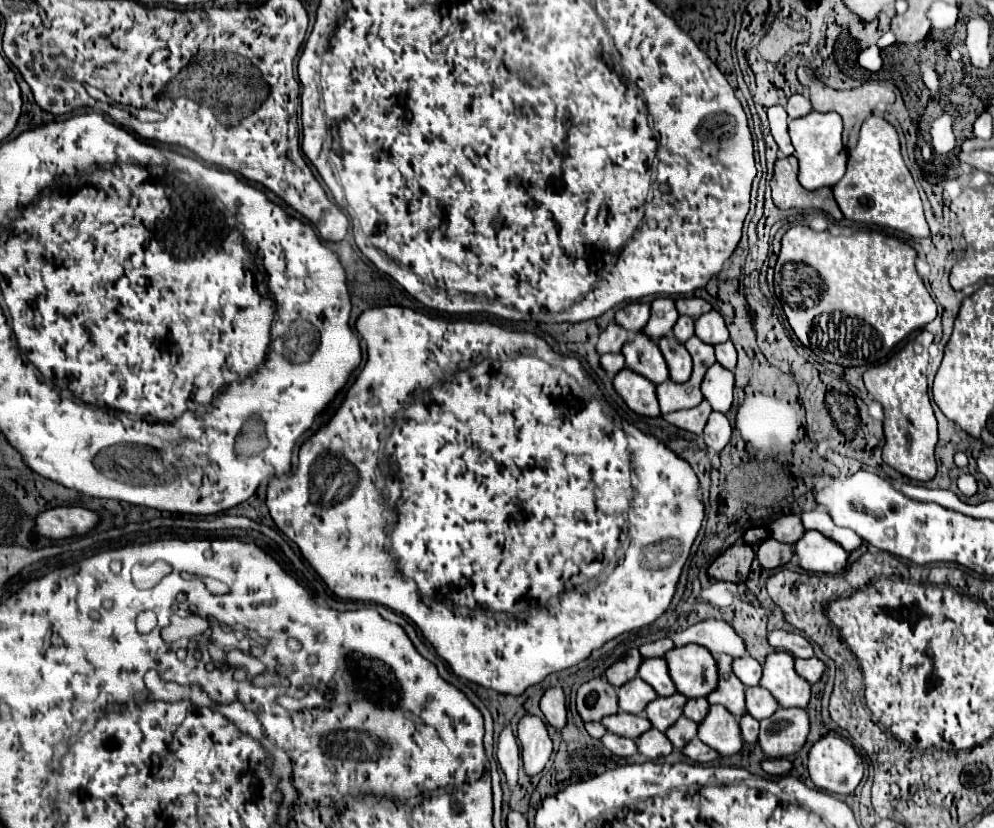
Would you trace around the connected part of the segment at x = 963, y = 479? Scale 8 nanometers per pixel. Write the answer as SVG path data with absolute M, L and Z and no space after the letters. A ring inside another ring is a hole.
M962 475L957 480L957 487L963 495L975 495L977 493L977 481L972 475Z

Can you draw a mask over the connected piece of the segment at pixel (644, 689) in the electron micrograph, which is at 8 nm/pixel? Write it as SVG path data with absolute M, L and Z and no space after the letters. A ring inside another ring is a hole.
M635 677L627 681L623 687L619 687L619 707L625 713L643 715L647 703L655 699L655 689L649 683L643 683L643 679Z

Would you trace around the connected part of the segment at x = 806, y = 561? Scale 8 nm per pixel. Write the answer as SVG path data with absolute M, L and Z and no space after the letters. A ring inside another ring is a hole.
M805 531L803 539L793 545L793 551L797 565L811 573L837 575L847 567L847 551L817 531Z

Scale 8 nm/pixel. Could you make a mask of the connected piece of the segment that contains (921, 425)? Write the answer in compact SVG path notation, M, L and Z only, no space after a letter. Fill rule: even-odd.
M927 331L917 335L919 345L923 347L921 353L915 353L913 341L909 341L901 351L897 351L887 363L869 367L863 373L863 381L867 391L879 401L885 409L885 445L883 445L883 461L899 471L905 477L917 481L929 481L935 477L937 463L935 463L935 445L937 445L937 419L933 415L933 407L927 395L927 345L933 337Z

